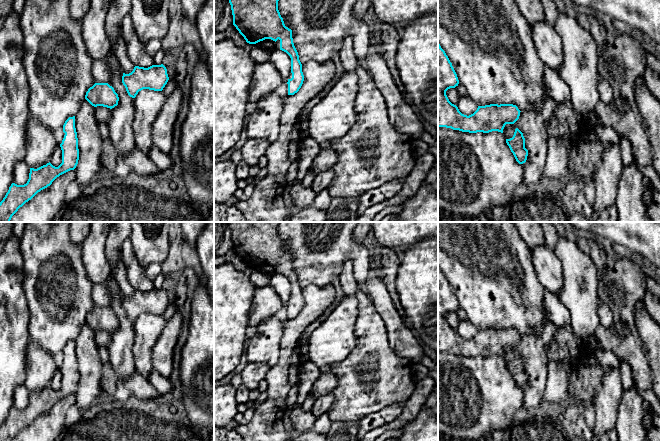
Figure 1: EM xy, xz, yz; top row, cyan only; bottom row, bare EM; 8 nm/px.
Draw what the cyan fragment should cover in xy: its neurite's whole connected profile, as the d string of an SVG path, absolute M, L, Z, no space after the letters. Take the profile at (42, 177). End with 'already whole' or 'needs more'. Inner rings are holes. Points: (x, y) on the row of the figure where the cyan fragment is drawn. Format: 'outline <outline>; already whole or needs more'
outline M75 116L69 117L64 125L62 143L62 163L55 167L50 162L37 169L30 168L29 179L24 185L12 183L0 202L0 222L10 222L12 216L38 192L47 188L60 175L74 170L79 160L78 138Z; already whole

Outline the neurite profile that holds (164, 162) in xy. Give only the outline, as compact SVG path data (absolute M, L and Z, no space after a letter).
M152 146L147 156L158 166L160 171L168 170L172 166L169 154L164 153L156 146Z

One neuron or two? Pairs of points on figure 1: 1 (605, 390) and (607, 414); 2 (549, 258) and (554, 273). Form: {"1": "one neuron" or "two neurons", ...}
{"1": "one neuron", "2": "one neuron"}

